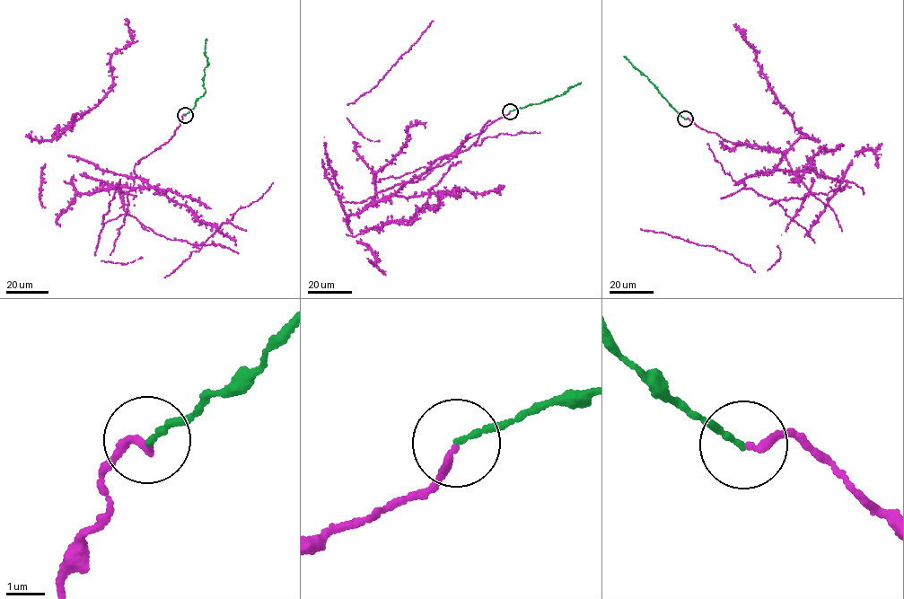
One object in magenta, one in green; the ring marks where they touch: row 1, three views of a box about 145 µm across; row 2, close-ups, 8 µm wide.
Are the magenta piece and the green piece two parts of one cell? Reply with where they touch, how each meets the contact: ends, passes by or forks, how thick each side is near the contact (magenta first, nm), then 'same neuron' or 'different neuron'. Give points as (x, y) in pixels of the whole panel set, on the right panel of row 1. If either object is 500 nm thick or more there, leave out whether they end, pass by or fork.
place (685, 118); magenta ends; green ends; calibres 190 and 140 nm; same neuron

